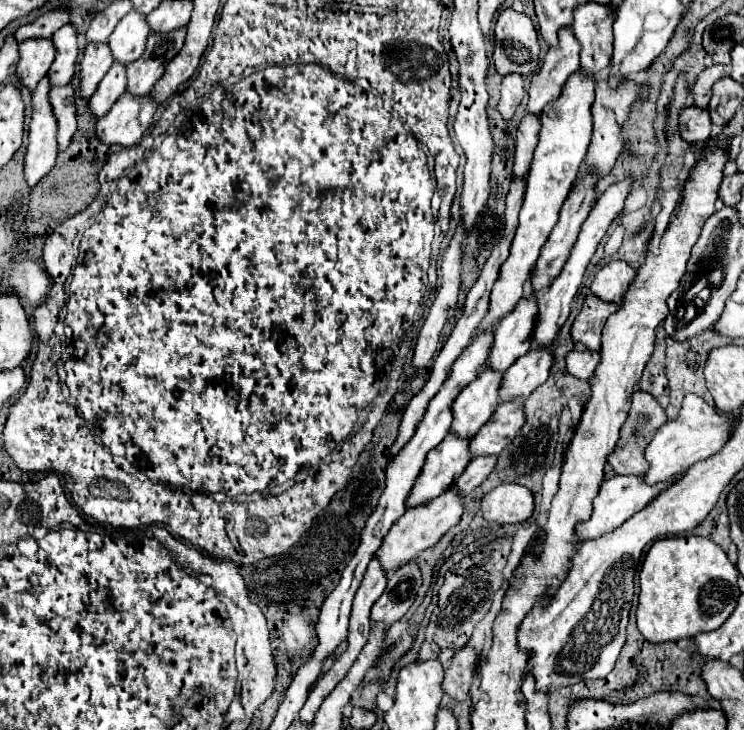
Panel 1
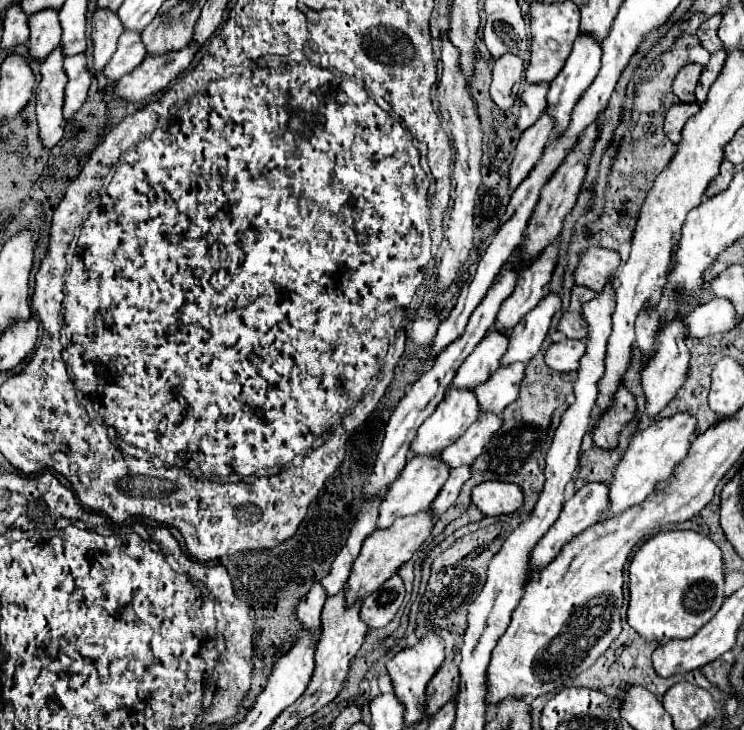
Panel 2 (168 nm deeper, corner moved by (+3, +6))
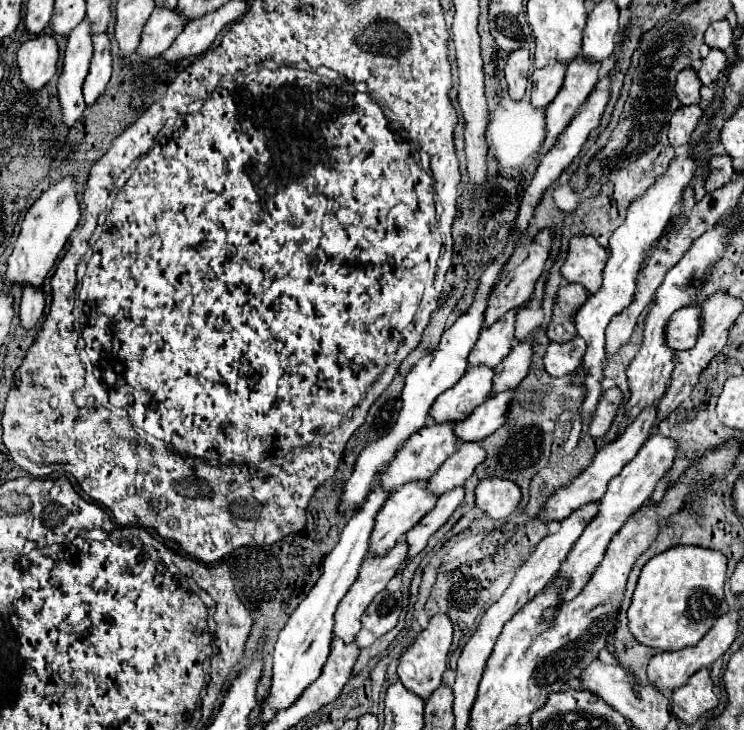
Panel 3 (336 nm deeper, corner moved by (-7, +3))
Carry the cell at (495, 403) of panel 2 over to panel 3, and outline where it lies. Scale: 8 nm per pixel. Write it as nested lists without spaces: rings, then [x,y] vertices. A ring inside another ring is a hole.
[[[502,391],[500,395],[488,397],[472,415],[456,423],[454,431],[462,441],[482,441],[506,423],[506,413],[512,401],[512,391]]]

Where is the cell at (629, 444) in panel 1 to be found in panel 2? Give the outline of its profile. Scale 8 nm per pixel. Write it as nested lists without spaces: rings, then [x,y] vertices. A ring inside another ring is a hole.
[[[618,386],[612,406],[600,416],[600,420],[596,422],[596,426],[592,430],[594,446],[608,448],[608,450],[616,448],[618,434],[620,434],[622,426],[634,418],[634,412],[636,412],[634,396],[624,386]]]

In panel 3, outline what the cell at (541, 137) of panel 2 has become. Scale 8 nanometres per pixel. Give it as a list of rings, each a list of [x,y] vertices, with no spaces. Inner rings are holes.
[[[582,57],[574,59],[566,67],[564,85],[562,85],[560,93],[556,95],[556,99],[546,109],[546,139],[544,139],[544,145],[536,159],[546,155],[546,151],[554,145],[558,135],[574,119],[578,107],[586,101],[588,93],[598,83],[598,69],[600,69],[598,63],[588,63]]]

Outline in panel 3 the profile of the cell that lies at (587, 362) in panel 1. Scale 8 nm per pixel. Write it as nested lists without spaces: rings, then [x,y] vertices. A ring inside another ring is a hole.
[[[576,337],[568,343],[550,343],[544,355],[544,367],[552,377],[566,377],[580,367],[584,351],[586,343],[582,337]]]

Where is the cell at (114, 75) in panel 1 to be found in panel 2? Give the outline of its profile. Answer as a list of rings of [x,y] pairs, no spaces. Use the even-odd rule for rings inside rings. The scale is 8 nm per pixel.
[[[124,32],[118,40],[118,50],[104,68],[110,80],[120,80],[124,74],[132,72],[146,58],[146,48],[140,40],[140,32]]]

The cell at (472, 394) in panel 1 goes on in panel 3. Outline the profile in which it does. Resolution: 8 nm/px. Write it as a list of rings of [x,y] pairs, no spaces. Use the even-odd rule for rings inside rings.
[[[436,423],[436,425],[426,425],[420,431],[416,431],[416,435],[412,435],[412,439],[408,439],[408,443],[404,443],[404,449],[400,449],[400,455],[396,455],[396,459],[390,463],[390,467],[386,469],[382,483],[388,491],[396,491],[402,483],[408,481],[418,481],[418,479],[430,479],[438,467],[456,451],[456,443],[460,439],[456,439],[454,433],[454,425],[456,423]]]

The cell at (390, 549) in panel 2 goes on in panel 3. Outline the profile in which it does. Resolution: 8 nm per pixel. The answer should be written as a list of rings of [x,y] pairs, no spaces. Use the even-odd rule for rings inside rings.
[[[400,539],[400,543],[396,543],[396,547],[392,547],[392,551],[380,555],[368,555],[362,565],[360,565],[360,573],[358,579],[354,581],[354,585],[350,587],[350,591],[344,595],[344,599],[340,601],[336,615],[334,615],[334,635],[342,637],[346,643],[352,643],[356,639],[356,633],[360,631],[360,617],[362,613],[368,609],[368,605],[372,603],[372,599],[386,589],[388,581],[402,569],[402,565],[406,563],[408,557],[408,543],[406,539]]]

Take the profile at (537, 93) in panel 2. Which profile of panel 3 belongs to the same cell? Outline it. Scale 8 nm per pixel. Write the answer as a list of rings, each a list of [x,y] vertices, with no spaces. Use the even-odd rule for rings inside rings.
[[[556,63],[544,69],[534,69],[532,73],[532,81],[534,81],[534,89],[532,89],[532,105],[536,109],[546,109],[548,103],[552,103],[552,99],[558,95],[562,81],[564,81],[564,65]]]

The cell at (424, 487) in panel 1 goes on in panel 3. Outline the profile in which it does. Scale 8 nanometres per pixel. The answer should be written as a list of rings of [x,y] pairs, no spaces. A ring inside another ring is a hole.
[[[428,481],[406,483],[404,487],[400,487],[400,491],[394,491],[392,497],[380,509],[380,513],[376,515],[376,523],[370,535],[370,553],[384,555],[388,549],[392,549],[402,535],[406,535],[428,511],[432,511],[432,507],[436,505],[436,499],[438,495],[428,491]]]

